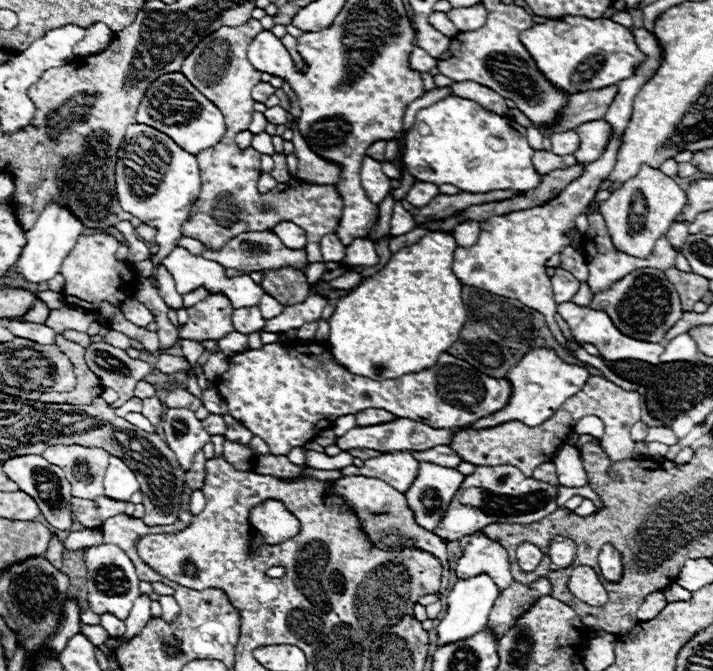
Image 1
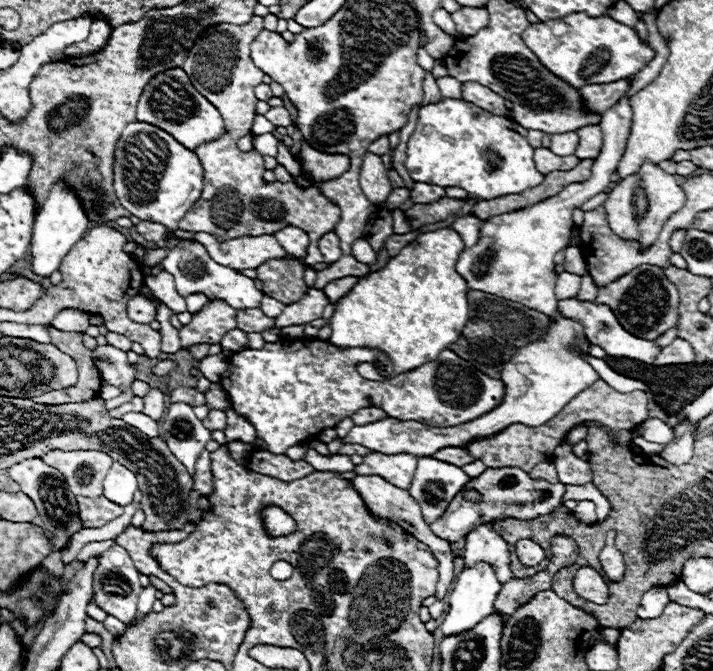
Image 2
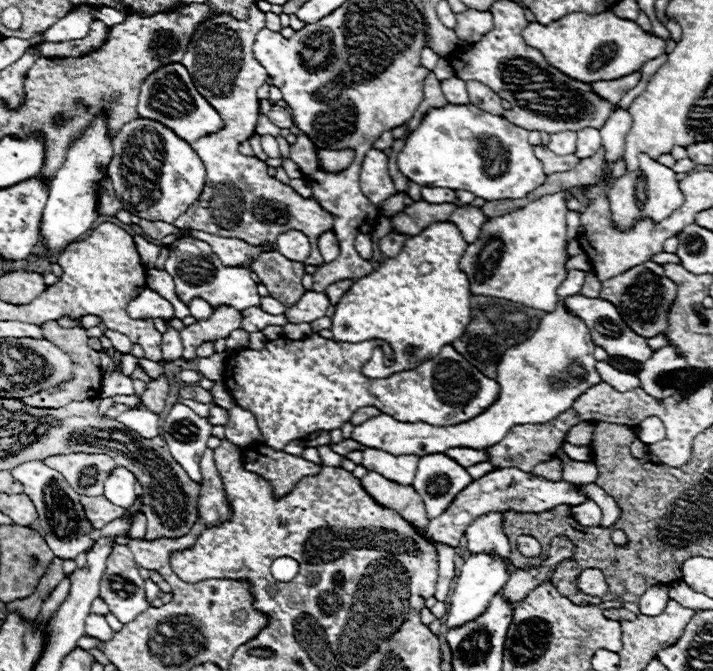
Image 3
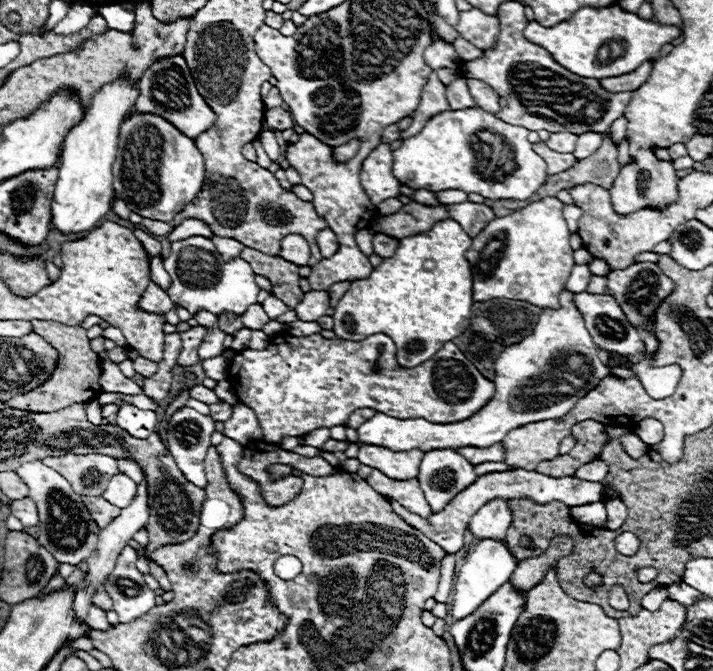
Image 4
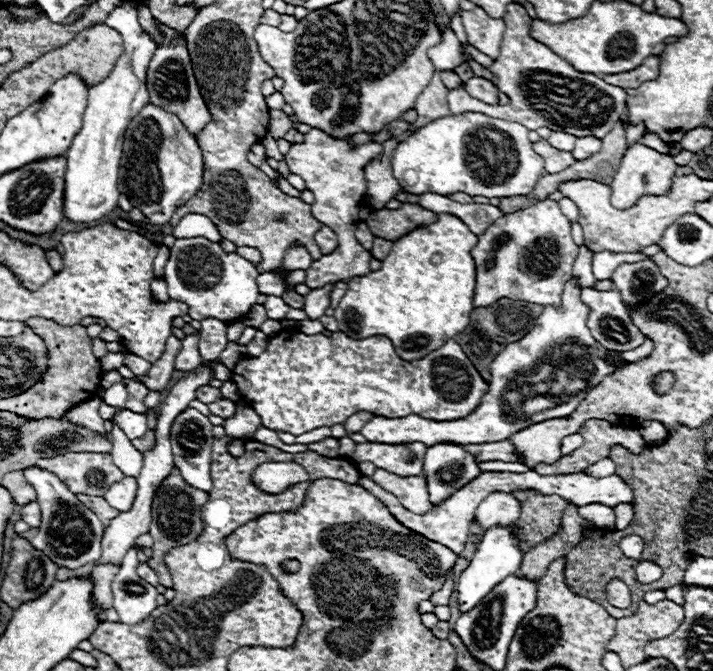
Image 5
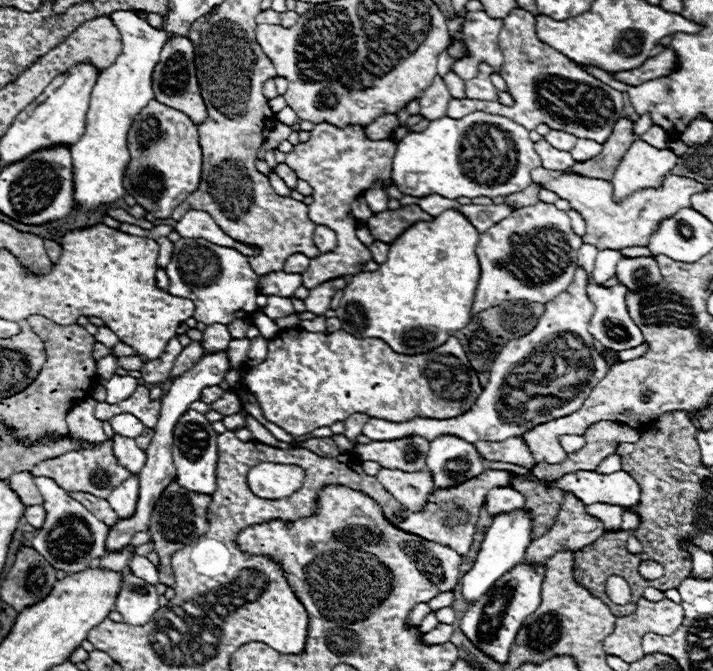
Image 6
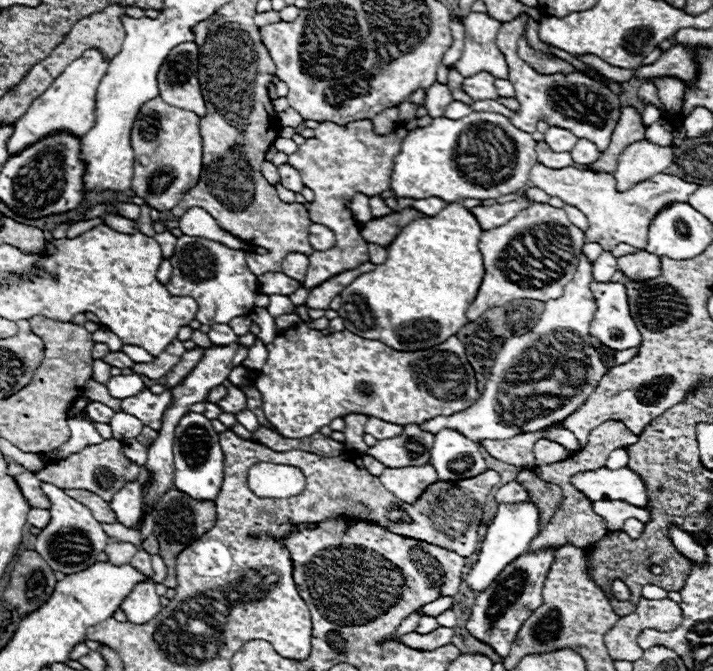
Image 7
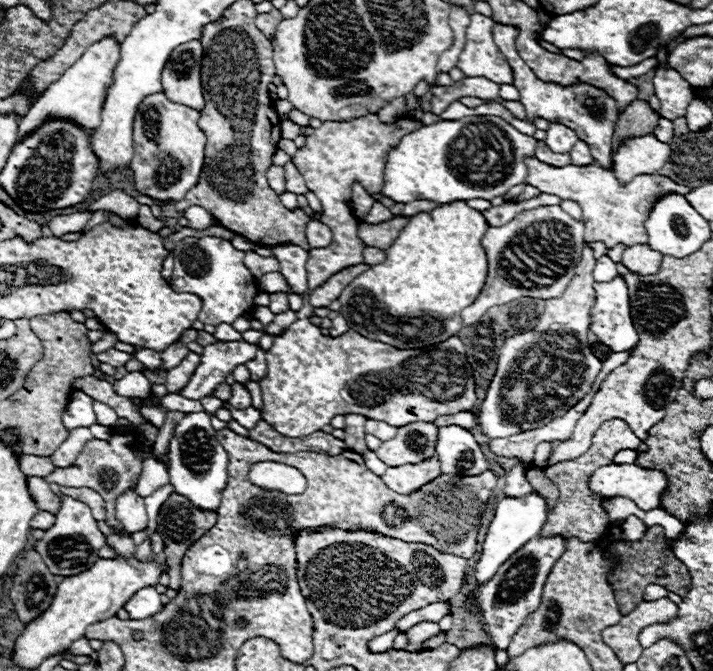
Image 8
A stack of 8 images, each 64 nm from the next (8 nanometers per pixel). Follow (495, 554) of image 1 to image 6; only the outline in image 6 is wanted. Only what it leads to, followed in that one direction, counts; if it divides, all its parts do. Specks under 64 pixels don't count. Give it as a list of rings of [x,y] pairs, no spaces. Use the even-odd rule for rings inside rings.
[[[494,488],[488,492],[484,504],[492,516],[498,516],[500,512],[514,512],[524,508],[524,498],[514,488]]]

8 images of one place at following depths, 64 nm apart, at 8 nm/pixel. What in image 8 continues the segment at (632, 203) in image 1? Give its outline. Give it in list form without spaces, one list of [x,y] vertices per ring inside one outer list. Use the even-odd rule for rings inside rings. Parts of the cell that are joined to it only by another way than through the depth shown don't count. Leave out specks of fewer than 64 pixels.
[[[654,134],[626,140],[616,152],[614,174],[620,184],[628,184],[634,176],[656,174],[670,158],[670,146],[654,138]]]

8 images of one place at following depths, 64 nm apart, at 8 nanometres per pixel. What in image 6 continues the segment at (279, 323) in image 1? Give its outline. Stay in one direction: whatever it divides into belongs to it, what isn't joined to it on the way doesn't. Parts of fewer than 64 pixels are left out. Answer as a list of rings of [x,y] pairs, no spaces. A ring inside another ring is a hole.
[[[336,278],[336,280],[328,280],[328,282],[312,288],[308,298],[304,298],[304,304],[308,306],[306,310],[316,316],[324,316],[324,312],[330,308],[330,300],[332,300],[334,292],[340,288],[346,288],[346,284],[348,284],[348,278]]]

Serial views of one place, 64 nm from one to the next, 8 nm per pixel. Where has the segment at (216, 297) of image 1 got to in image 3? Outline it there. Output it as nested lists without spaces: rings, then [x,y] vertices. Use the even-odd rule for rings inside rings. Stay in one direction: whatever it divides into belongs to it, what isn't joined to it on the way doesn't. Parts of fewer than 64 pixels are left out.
[[[216,306],[208,320],[198,320],[198,322],[186,326],[184,330],[180,330],[182,346],[184,346],[182,356],[188,360],[196,358],[194,352],[200,344],[226,338],[232,330],[236,330],[240,326],[242,326],[242,316],[240,316],[240,312],[236,312],[236,308]]]

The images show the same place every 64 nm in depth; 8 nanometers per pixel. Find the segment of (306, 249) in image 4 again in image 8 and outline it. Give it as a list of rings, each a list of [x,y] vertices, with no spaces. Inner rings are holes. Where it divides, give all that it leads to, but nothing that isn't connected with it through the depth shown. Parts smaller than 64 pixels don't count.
[[[296,246],[274,248],[274,256],[280,262],[280,272],[290,284],[290,292],[308,292],[306,260],[308,252]]]

